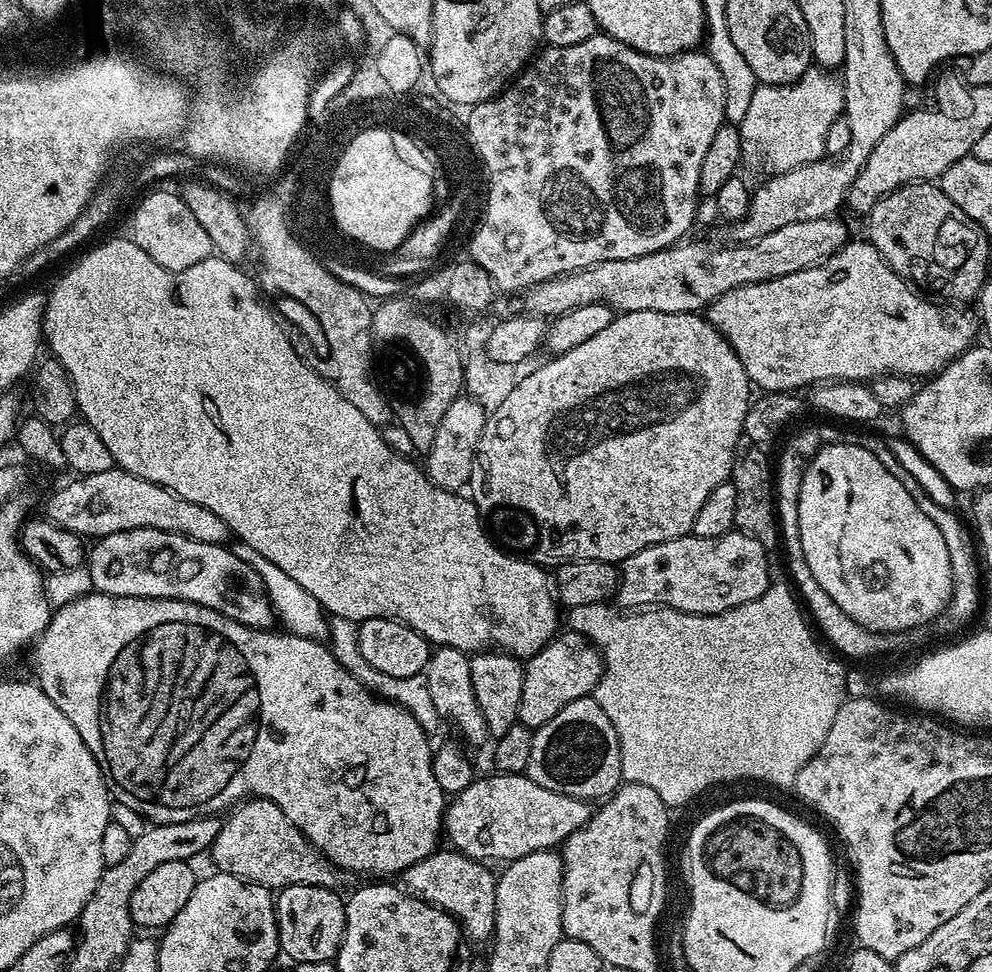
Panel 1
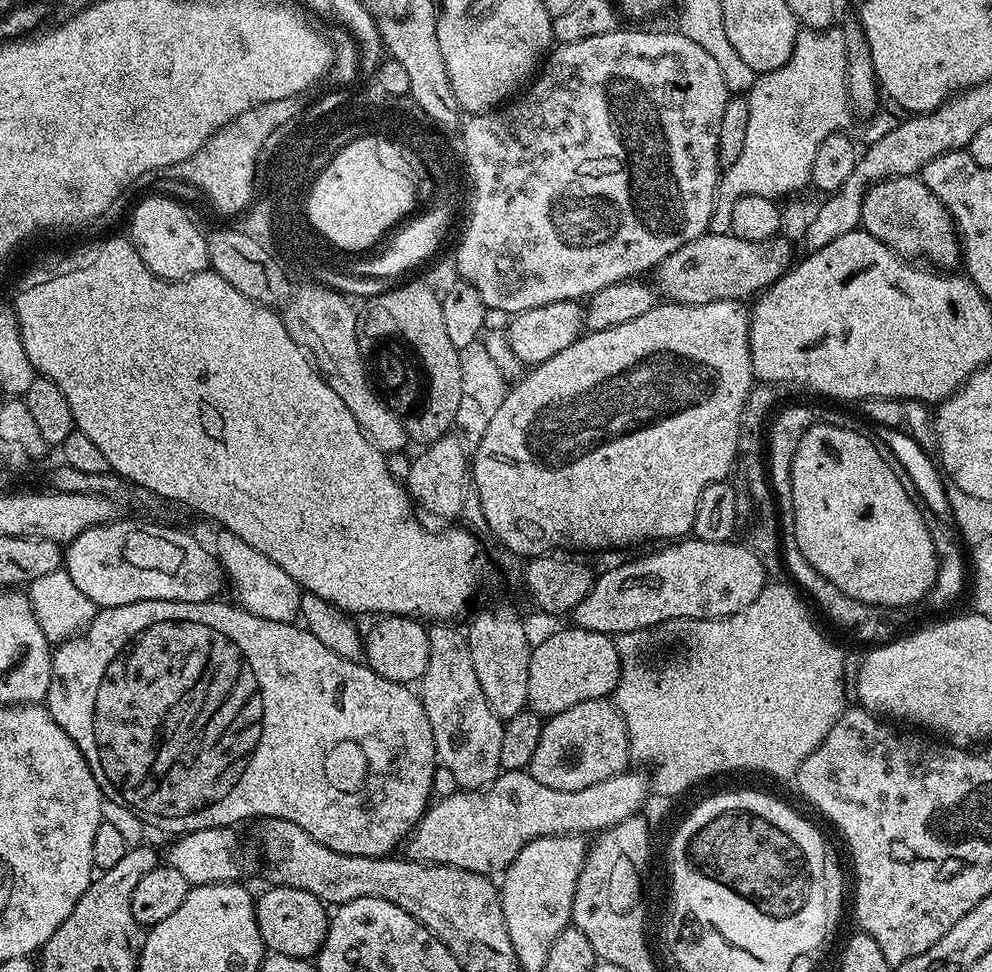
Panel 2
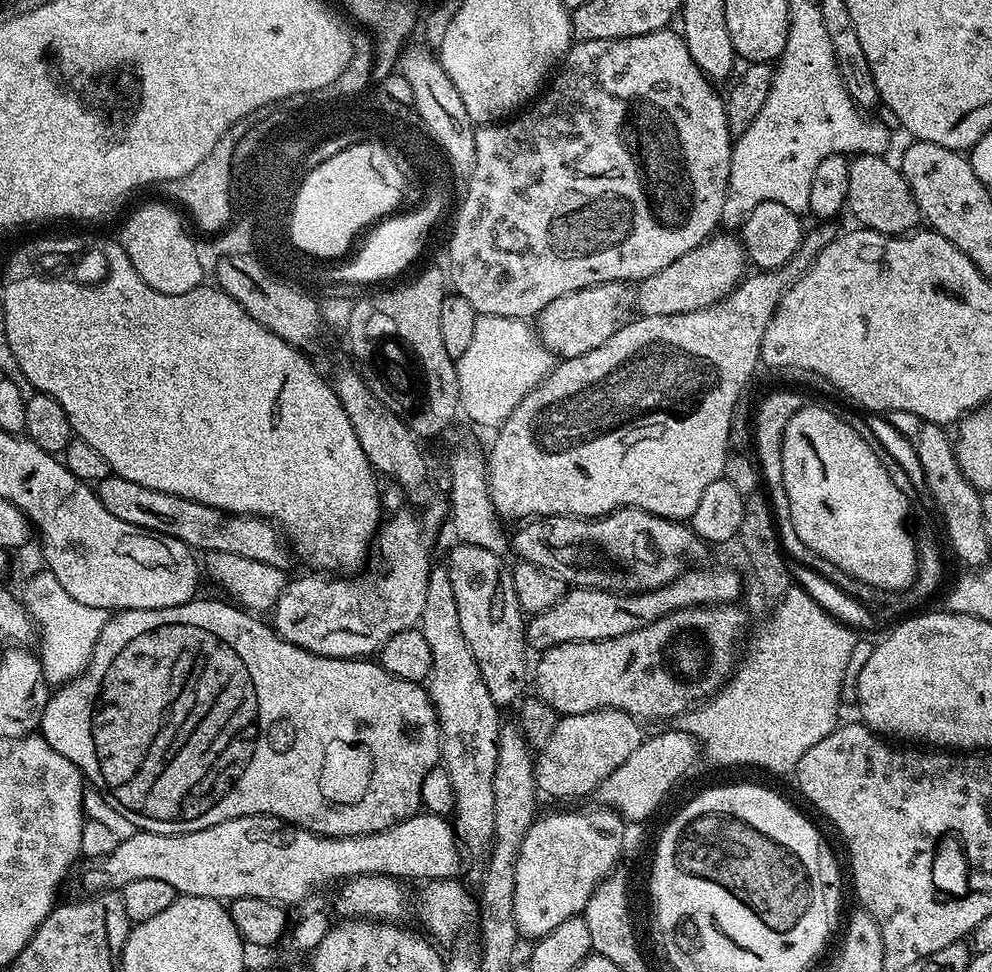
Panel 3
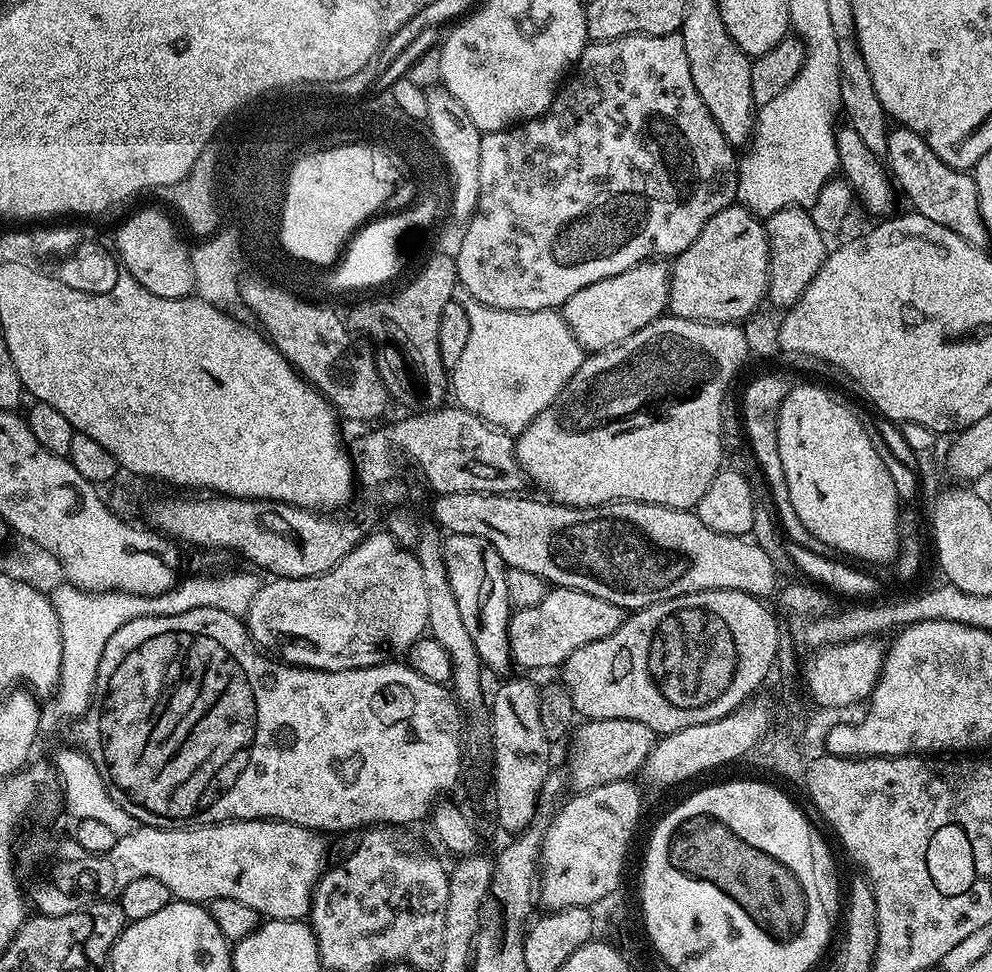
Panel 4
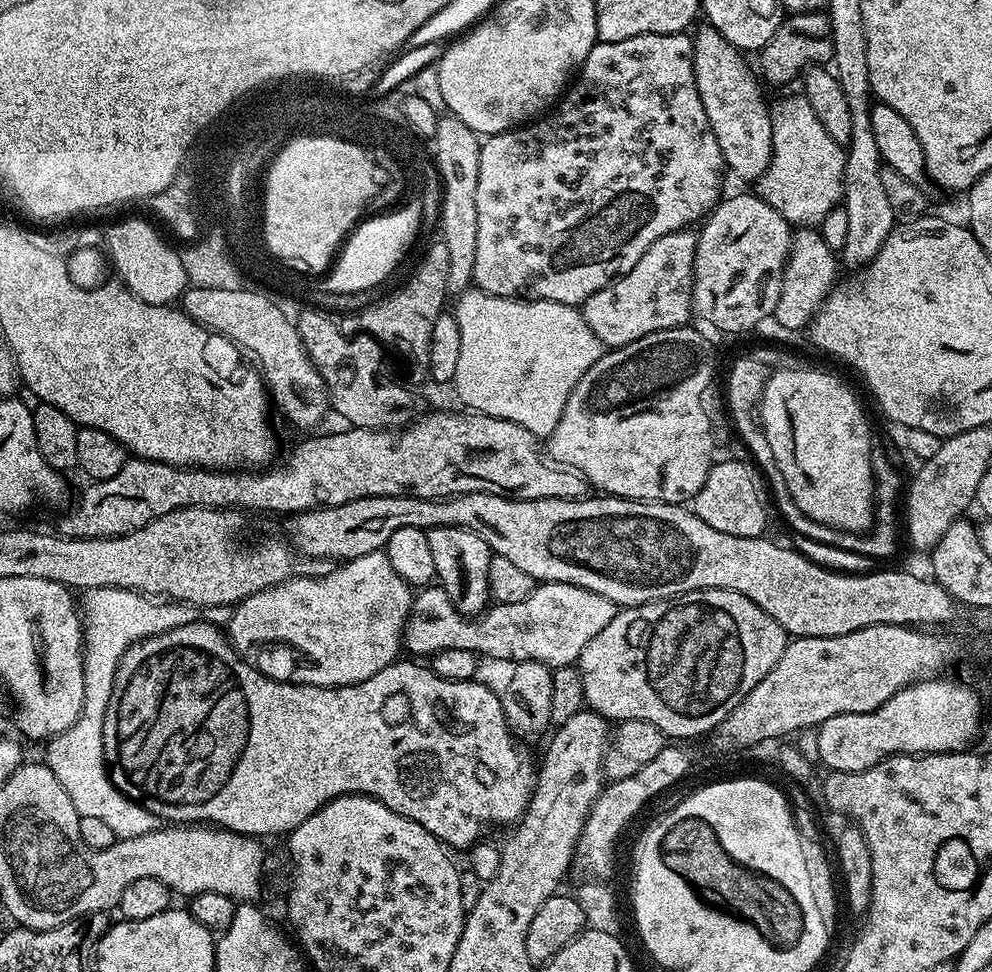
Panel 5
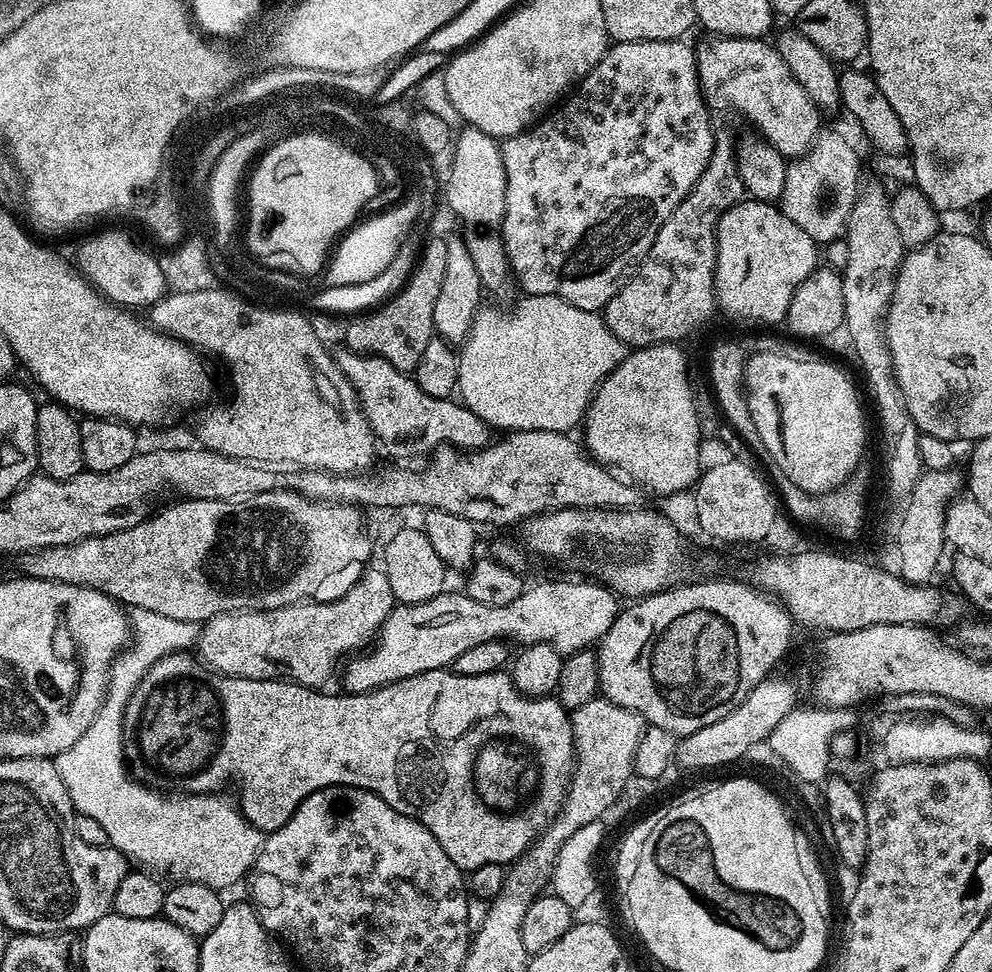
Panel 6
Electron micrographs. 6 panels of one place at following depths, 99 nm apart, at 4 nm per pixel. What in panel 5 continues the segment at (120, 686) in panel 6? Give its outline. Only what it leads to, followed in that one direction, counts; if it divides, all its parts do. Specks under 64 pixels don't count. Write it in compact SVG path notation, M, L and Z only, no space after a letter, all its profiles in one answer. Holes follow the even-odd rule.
M89 588L82 596L82 627L84 630L84 701L74 722L62 734L47 741L48 753L43 763L58 778L62 790L70 796L77 817L98 818L109 824L117 838L138 838L158 828L158 818L128 796L123 796L112 784L109 765L104 758L104 719L112 693L112 683L122 654L131 644L151 636L186 626L202 619L217 626L227 625L232 608L219 604L213 608L199 609L194 604L169 602L164 598L145 596L133 588Z

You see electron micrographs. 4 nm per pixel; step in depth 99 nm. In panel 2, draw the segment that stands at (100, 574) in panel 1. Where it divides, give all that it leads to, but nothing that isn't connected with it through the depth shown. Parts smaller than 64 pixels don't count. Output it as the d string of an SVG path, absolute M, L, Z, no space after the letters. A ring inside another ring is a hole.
M113 519L106 524L97 524L94 528L88 528L82 534L78 534L67 545L63 567L70 574L70 578L74 582L74 586L78 586L78 590L82 590L82 594L86 594L86 598L90 598L100 608L113 608L114 606L126 606L134 602L142 602L143 600L177 600L178 602L198 602L199 600L214 600L221 595L220 587L226 584L226 575L224 569L221 568L219 561L213 556L213 553L203 548L198 541L192 536L187 536L184 532L179 532L176 528L167 528L164 524L139 524L136 520L120 520Z

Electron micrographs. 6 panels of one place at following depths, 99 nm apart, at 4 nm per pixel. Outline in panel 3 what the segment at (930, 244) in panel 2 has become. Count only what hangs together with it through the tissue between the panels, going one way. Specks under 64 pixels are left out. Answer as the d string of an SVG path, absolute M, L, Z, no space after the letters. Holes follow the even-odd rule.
M853 155L849 159L850 166L850 190L848 191L849 213L856 215L855 223L865 228L873 228L875 232L881 232L887 236L899 236L908 234L921 223L920 207L910 190L910 186L904 180L899 167L892 164L884 156Z

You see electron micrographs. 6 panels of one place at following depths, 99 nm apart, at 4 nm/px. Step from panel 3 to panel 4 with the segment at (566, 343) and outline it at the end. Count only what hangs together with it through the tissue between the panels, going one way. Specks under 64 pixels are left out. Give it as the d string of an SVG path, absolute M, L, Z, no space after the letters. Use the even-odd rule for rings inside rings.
M653 258L630 270L622 270L622 274L602 278L602 282L582 286L562 306L565 324L585 353L601 352L621 344L630 334L638 334L642 326L668 312L669 275L669 265L663 259Z

